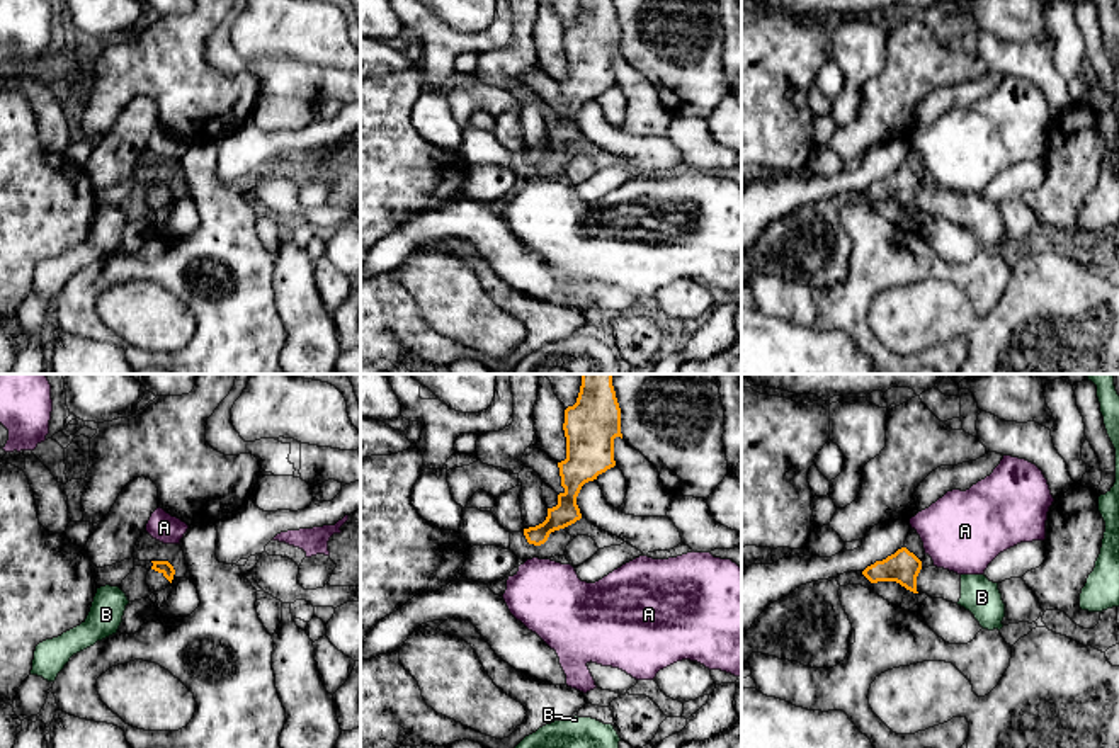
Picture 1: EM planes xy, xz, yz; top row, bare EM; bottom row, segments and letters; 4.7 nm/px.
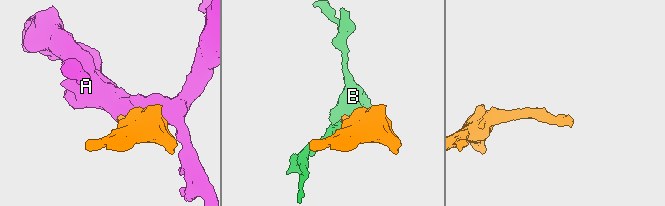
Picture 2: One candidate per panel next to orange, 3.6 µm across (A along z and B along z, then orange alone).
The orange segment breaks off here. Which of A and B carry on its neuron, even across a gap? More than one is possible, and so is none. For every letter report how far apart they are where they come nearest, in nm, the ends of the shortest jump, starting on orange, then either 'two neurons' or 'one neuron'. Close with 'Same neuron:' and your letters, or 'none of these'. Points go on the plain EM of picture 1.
A: 50 nm | yz (919, 179), (925, 172) | two neurons
B: 180 nm | xy (152, 187), (124, 213) | one neuron
Same neuron: B

